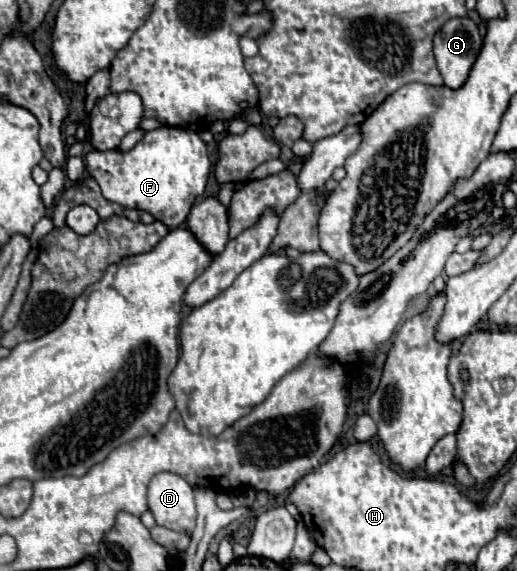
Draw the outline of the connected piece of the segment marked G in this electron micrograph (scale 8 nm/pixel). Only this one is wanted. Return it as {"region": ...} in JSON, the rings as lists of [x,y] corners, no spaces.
{"region":[[[469,16],[451,18],[441,26],[433,38],[433,54],[445,86],[463,86],[479,50],[481,34]]]}

